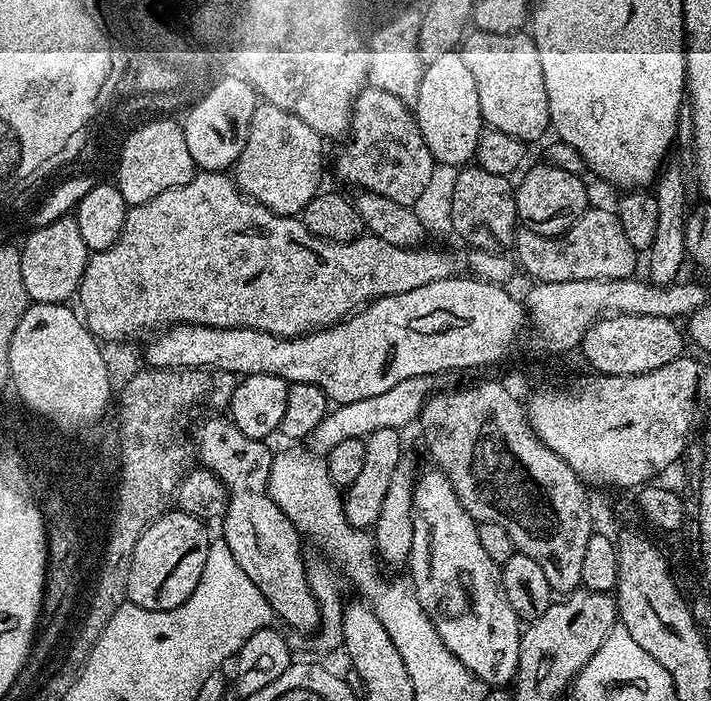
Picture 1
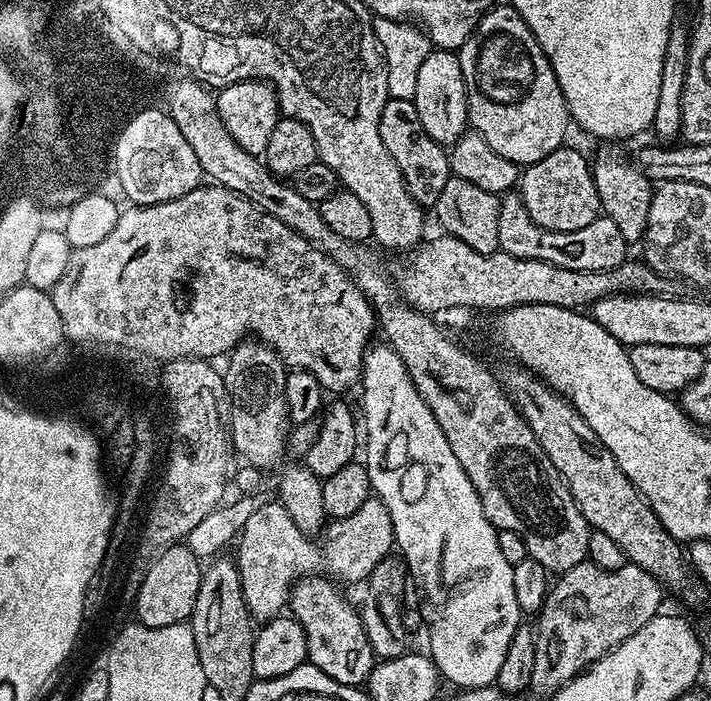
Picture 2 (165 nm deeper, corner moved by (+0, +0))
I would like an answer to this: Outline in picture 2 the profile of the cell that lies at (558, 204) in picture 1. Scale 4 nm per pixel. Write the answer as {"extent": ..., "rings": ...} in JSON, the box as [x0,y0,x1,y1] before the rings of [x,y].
{"extent":[518,148,602,232],"rings":[[[555,148],[546,158],[527,165],[521,171],[518,191],[526,206],[526,214],[538,226],[555,232],[573,232],[590,226],[602,214],[598,190],[594,186],[592,164],[576,148]]]}

